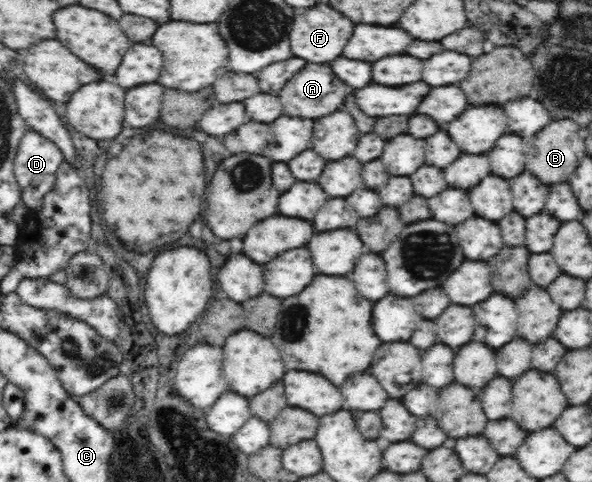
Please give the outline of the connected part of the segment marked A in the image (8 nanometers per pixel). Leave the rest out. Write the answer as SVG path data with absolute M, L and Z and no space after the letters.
M309 63L301 71L297 71L289 79L289 83L285 83L285 87L279 93L279 99L281 99L281 105L283 105L287 115L303 117L303 119L319 119L323 115L329 115L329 113L337 111L339 105L345 101L345 97L351 91L353 91L353 87L349 87L341 79L337 79L337 75L333 73L333 69L329 65Z

